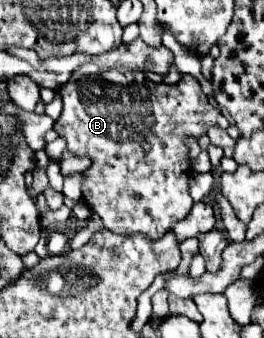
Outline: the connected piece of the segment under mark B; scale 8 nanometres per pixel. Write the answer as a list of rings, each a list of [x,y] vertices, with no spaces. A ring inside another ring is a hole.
[[[88,62],[80,66],[64,86],[60,86],[58,94],[64,110],[54,124],[54,130],[68,142],[68,150],[74,156],[88,156],[92,160],[90,168],[82,172],[82,198],[102,218],[104,228],[122,236],[142,232],[156,240],[188,216],[194,200],[188,192],[192,170],[186,142],[188,138],[198,140],[210,126],[220,126],[222,130],[230,126],[220,110],[210,106],[200,82],[192,74],[182,74],[178,84],[170,86],[166,82],[156,84],[148,80],[142,70],[128,70],[124,66],[100,70],[96,64]],[[146,142],[150,144],[148,152],[142,148]]]

